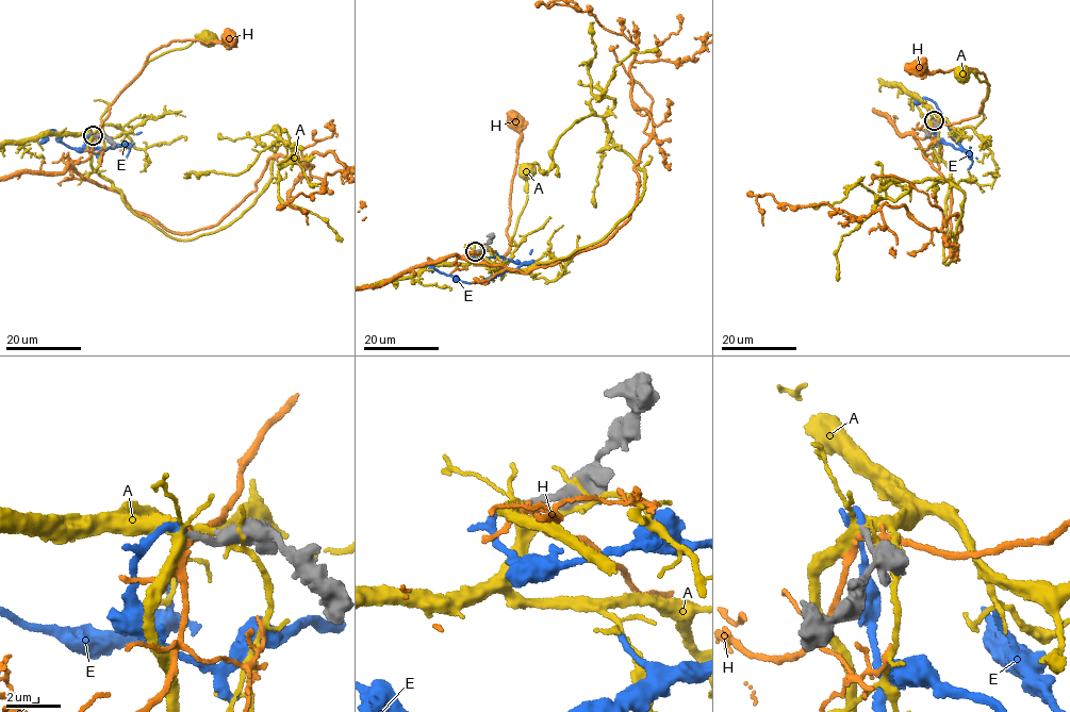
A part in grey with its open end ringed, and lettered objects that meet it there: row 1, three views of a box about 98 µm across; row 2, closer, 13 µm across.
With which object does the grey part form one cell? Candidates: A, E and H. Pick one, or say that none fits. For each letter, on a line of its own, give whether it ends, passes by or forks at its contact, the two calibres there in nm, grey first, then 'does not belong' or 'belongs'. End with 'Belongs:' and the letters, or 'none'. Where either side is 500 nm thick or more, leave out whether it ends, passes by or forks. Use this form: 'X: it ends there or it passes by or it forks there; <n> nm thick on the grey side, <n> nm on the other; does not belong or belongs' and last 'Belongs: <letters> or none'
A: it forks there; 240 nm thick on the grey side, 360 nm on the other; does not belong
E: it ends there; 240 nm thick on the grey side, 280 nm on the other; belongs
H: it passes by; 280 nm thick on the grey side, 220 nm on the other; does not belong
Belongs: E

